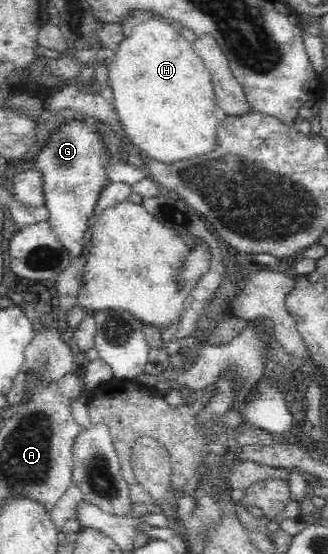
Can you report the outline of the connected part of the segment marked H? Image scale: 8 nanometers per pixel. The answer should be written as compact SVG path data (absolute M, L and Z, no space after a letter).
M149 19L136 25L131 37L121 41L116 50L113 63L107 65L111 71L110 89L118 121L131 143L150 159L168 165L213 151L218 143L216 131L220 122L215 116L218 104L214 85L202 59L178 29L171 29L167 21Z

